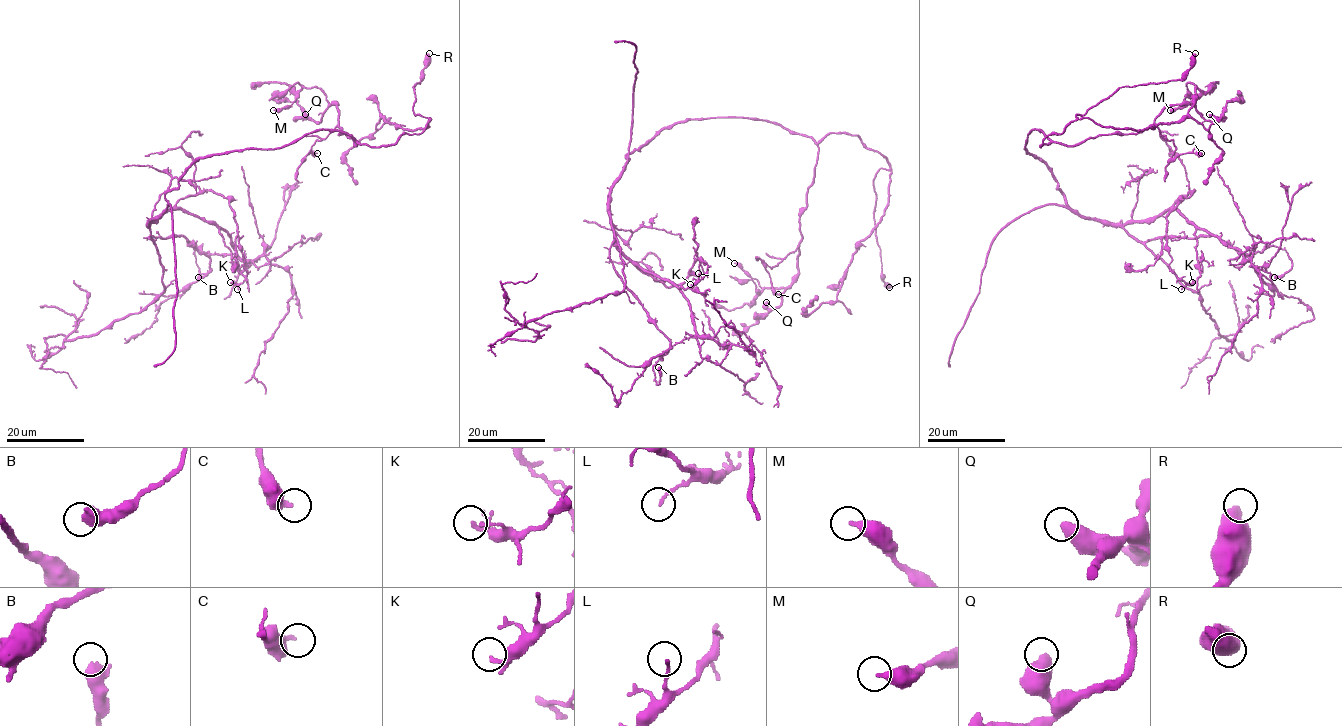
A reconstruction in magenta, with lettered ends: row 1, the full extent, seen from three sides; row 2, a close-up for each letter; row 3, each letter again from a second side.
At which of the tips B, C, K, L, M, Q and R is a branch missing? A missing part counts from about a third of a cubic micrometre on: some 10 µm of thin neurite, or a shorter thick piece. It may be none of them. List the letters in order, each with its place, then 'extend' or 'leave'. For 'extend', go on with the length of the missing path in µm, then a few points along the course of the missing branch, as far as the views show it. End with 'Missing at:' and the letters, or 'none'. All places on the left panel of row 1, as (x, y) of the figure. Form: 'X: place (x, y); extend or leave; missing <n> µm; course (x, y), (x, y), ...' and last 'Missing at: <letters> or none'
B: place (198, 277); leave
C: place (317, 153); leave
K: place (230, 282); leave
L: place (237, 289); leave
M: place (273, 110); leave
Q: place (305, 114); leave
R: place (429, 53); leave
Missing at: none

